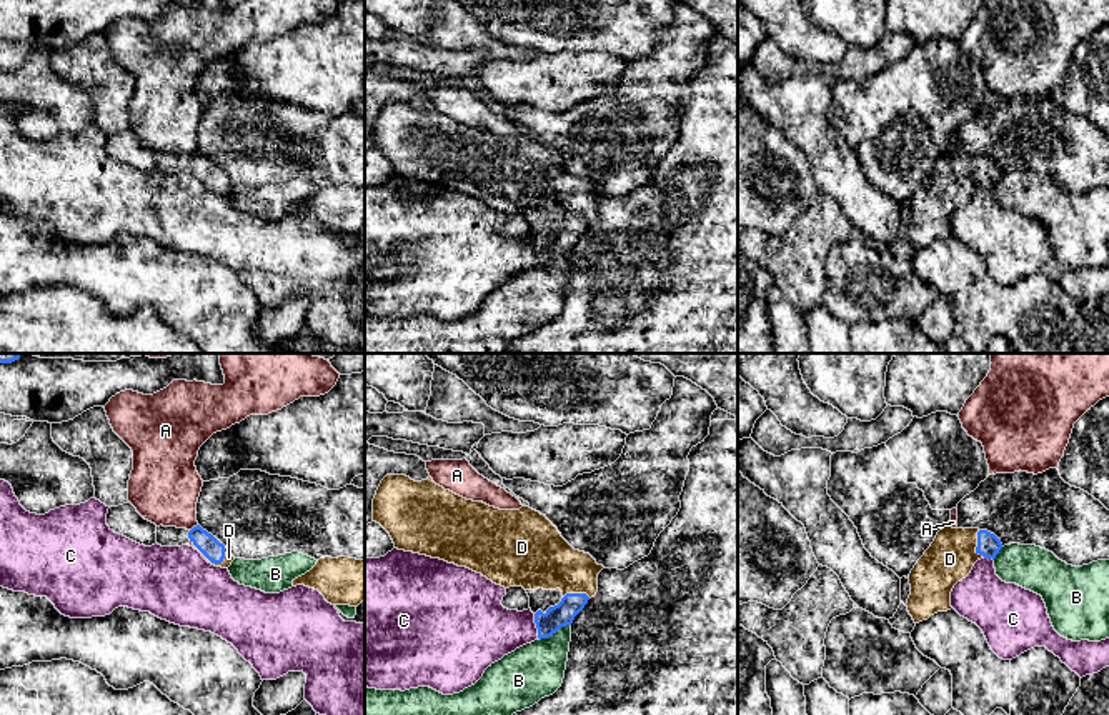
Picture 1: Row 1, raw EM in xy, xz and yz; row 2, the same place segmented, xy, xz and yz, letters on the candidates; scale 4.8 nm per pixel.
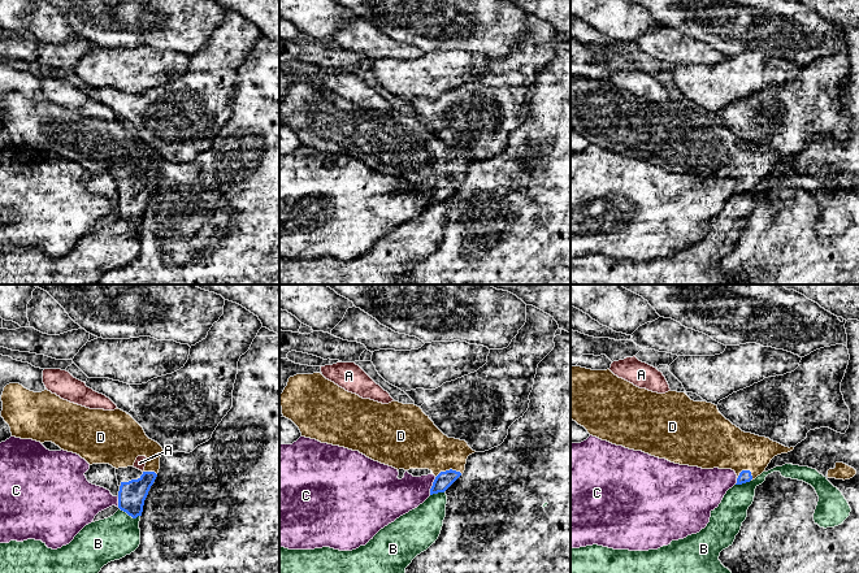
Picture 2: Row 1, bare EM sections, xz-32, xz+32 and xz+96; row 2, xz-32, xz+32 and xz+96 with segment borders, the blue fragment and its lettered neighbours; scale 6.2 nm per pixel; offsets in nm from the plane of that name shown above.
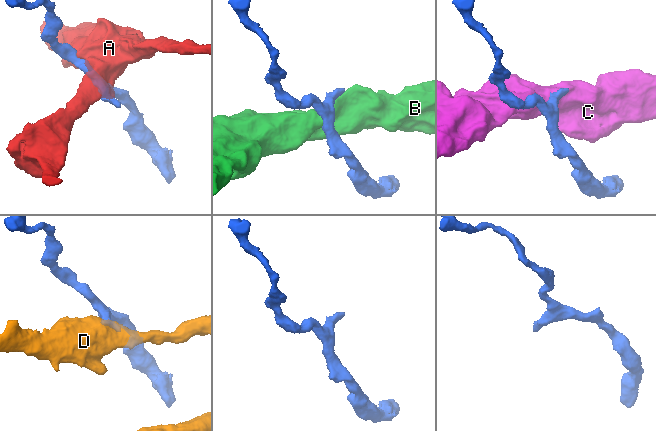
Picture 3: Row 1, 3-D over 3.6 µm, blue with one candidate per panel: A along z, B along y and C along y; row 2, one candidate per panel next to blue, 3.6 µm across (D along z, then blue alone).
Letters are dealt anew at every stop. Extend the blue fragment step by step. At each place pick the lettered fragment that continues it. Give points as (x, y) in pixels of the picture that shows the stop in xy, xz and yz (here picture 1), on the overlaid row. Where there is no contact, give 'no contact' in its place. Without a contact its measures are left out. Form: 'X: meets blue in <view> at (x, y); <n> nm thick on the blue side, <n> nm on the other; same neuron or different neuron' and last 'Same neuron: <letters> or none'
A: meets blue in xy at (193, 527); 100 nm thick on the blue side, 340 nm on the other; different neuron
B: meets blue in xz at (553, 632); 120 nm thick on the blue side, 280 nm on the other; different neuron
C: meets blue in xz at (537, 625); 120 nm thick on the blue side, 300 nm on the other; different neuron
D: meets blue in xy at (207, 557); 100 nm thick on the blue side, 50 nm on the other; same neuron
Same neuron: D

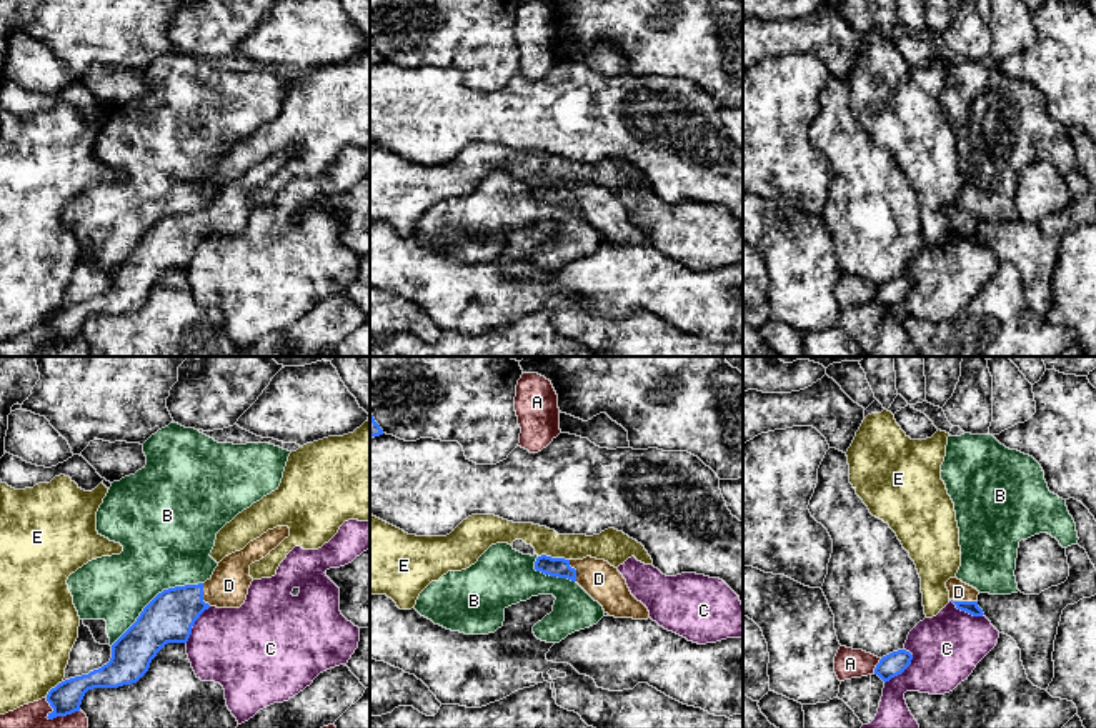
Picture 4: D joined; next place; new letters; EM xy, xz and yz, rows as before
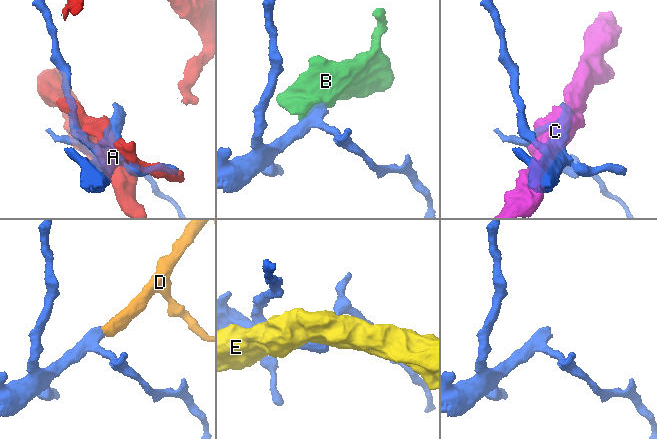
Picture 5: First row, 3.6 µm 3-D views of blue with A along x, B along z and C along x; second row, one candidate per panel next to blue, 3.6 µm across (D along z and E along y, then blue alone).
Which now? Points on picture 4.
A: meets blue in yz at (876, 665); 120 nm thick on the blue side, 140 nm on the other; different neuron
B: meets blue in xy at (154, 598); 240 nm thick on the blue side, 380 nm on the other; different neuron
C: meets blue in yz at (903, 670); 120 nm thick on the blue side, 320 nm on the other; different neuron
D: meets blue in yz at (965, 602); 60 nm thick on the blue side, 100 nm on the other; same neuron
E: meets blue in xz at (553, 558); 100 nm thick on the blue side, 130 nm on the other; different neuron
Same neuron: D

